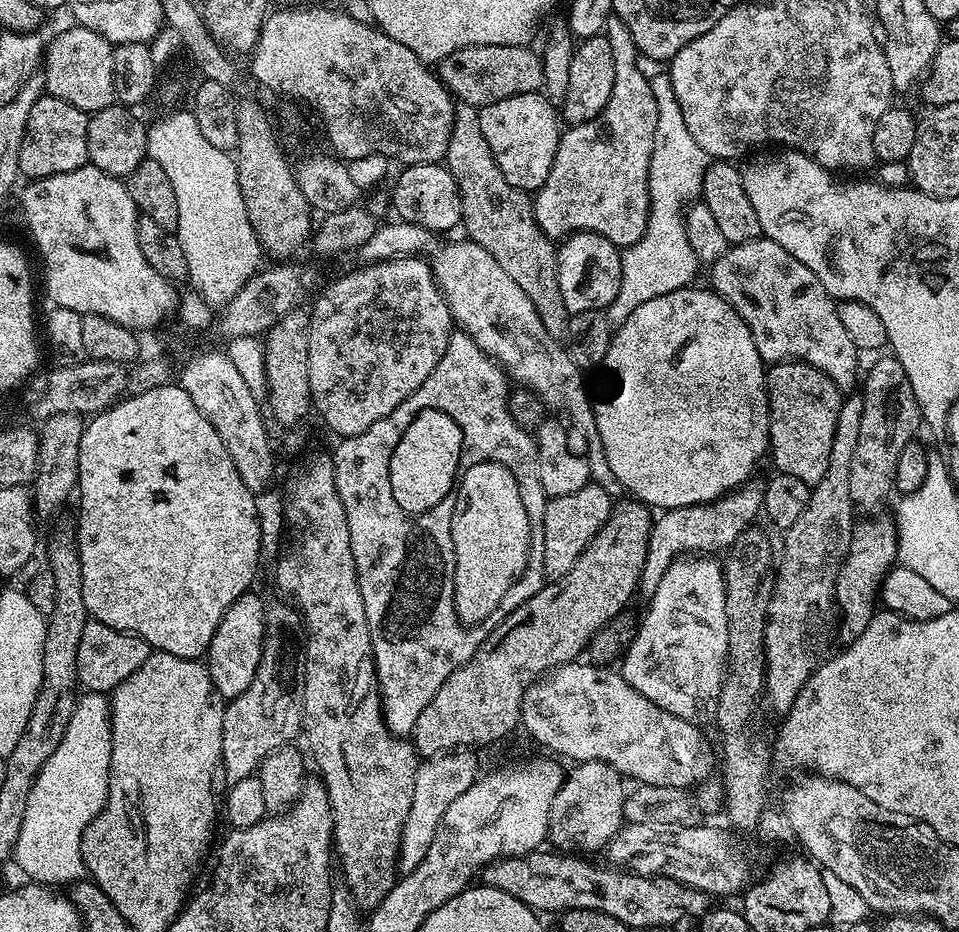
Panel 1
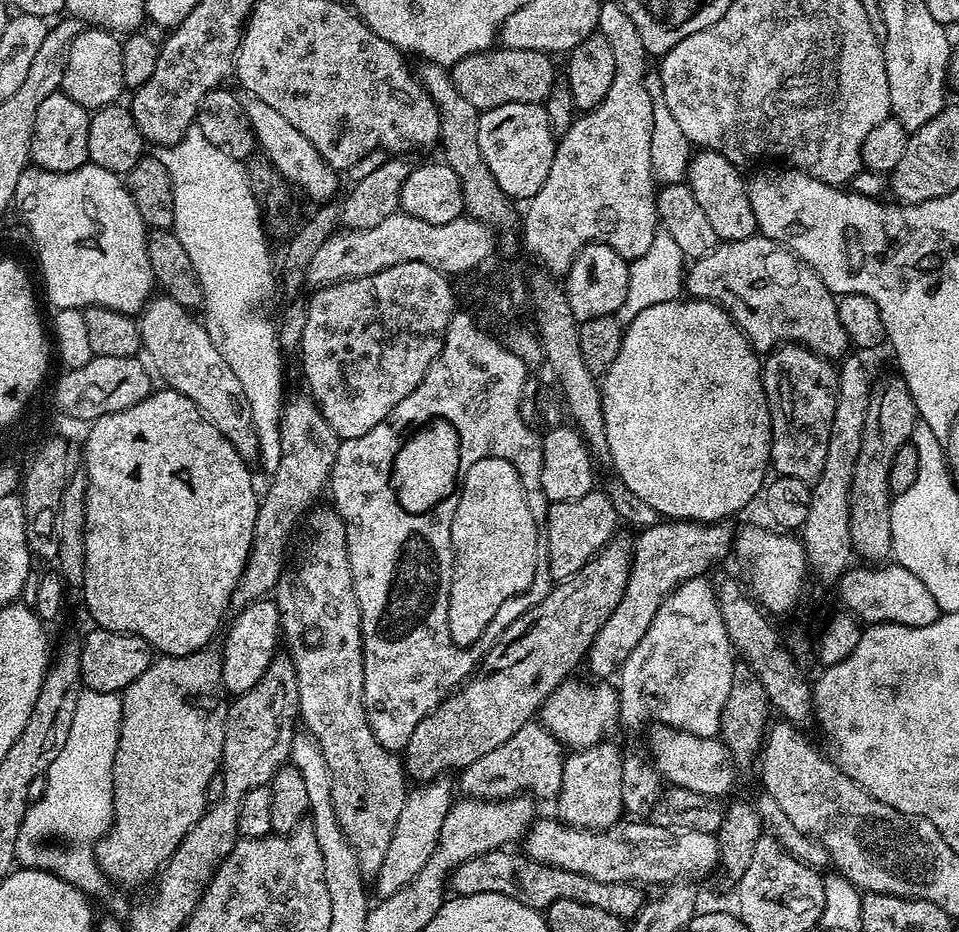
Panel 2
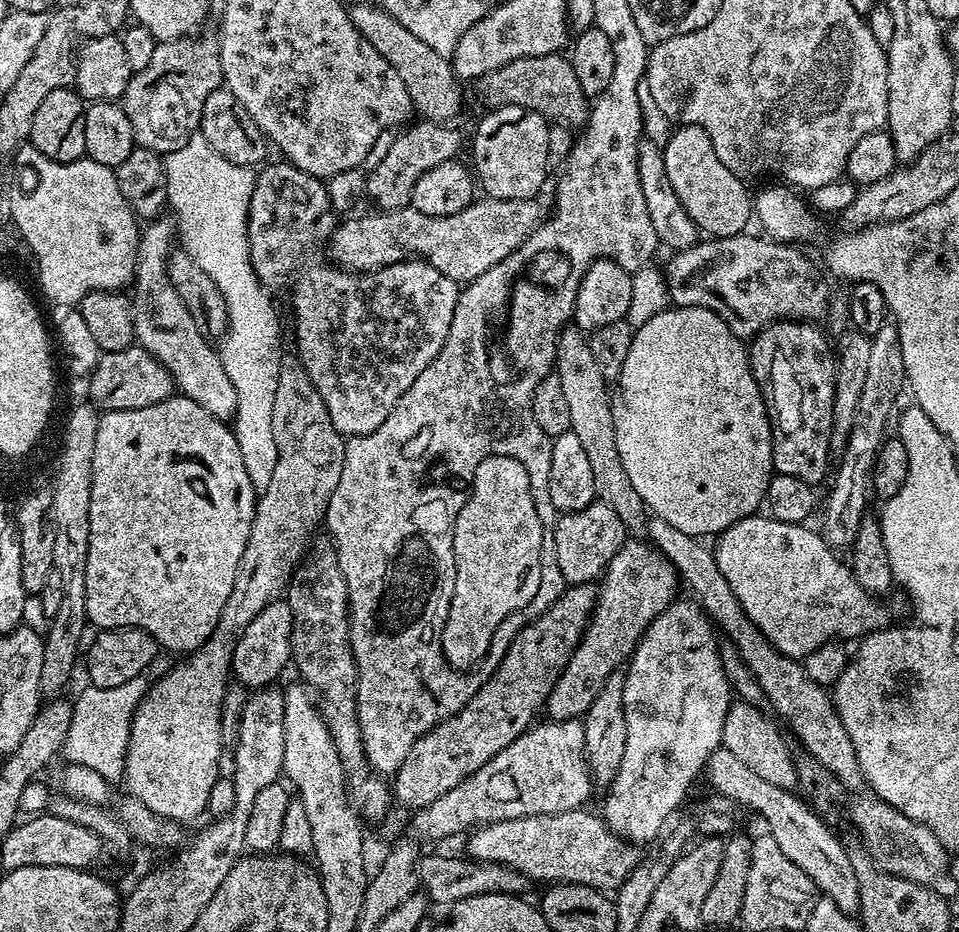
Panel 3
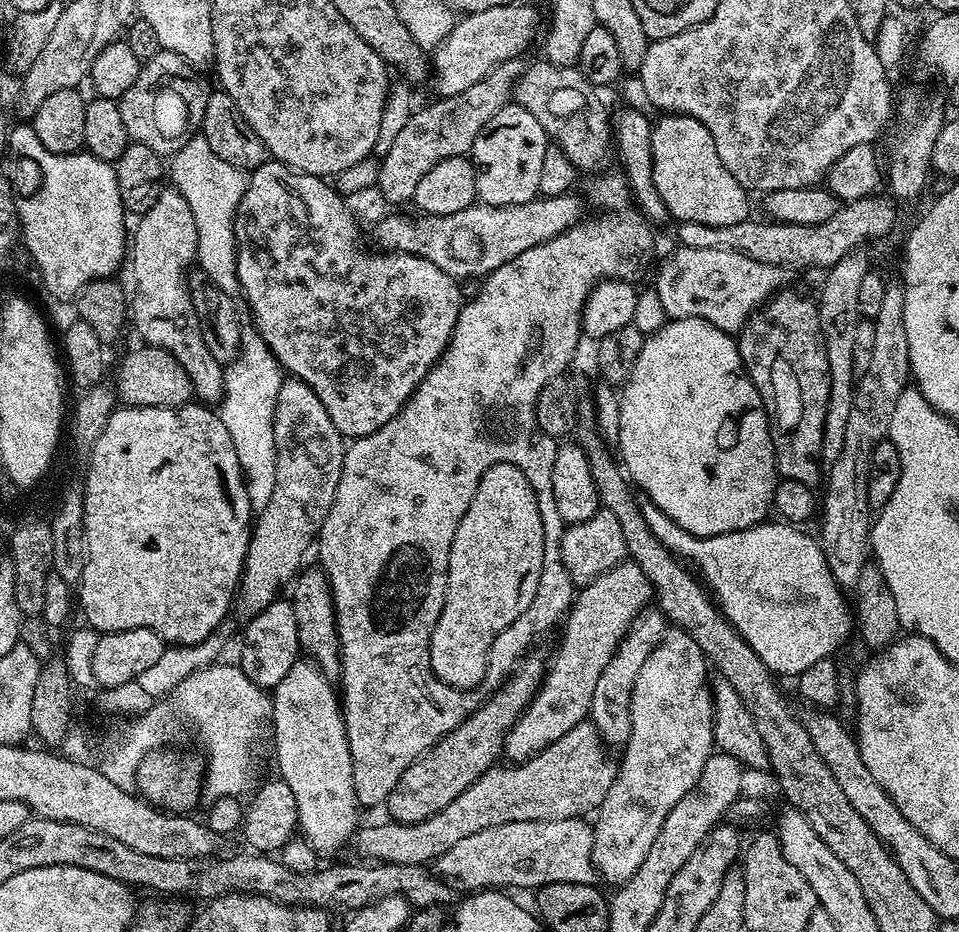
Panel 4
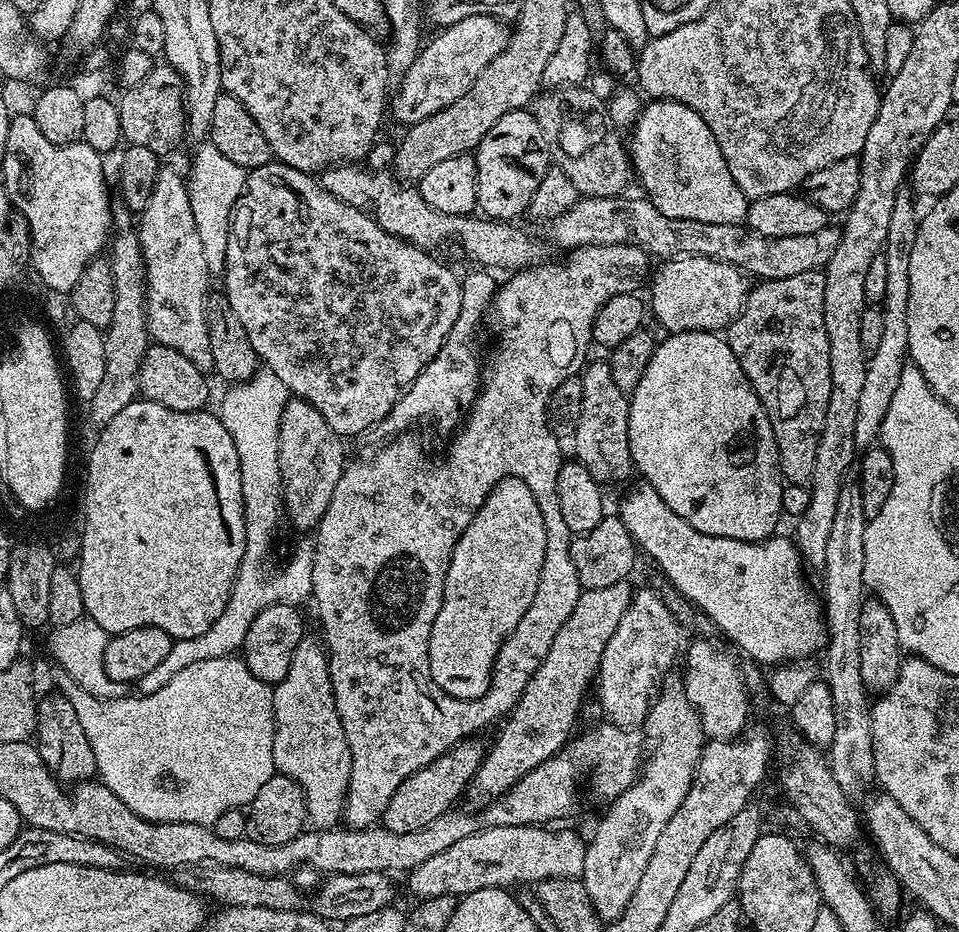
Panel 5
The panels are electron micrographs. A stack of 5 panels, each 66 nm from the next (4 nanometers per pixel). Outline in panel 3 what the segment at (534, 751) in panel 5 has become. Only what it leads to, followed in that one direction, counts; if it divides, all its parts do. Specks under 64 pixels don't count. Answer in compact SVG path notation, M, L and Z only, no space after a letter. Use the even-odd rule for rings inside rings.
M625 539L618 554L614 554L614 558L602 573L602 579L598 584L596 609L592 611L592 621L589 622L570 662L562 670L554 690L548 695L546 712L552 715L549 717L553 721L574 720L583 717L588 707L594 702L594 698L598 698L606 681L617 675L632 659L632 653L636 651L636 646L640 643L644 632L677 599L676 582L678 584L677 570L662 552L657 551L651 543L645 542L643 539Z

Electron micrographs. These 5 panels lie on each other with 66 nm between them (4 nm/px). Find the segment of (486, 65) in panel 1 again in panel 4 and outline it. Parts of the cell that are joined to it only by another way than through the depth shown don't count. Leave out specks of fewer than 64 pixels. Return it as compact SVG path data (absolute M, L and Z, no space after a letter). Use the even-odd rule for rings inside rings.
M537 59L537 64L529 63L520 79L516 81L514 89L515 103L522 105L538 122L542 122L542 130L547 134L549 141L562 146L566 158L570 158L572 165L578 170L596 168L608 156L608 151L614 148L614 126L608 122L608 108L600 101L597 89L587 80L579 67L563 68L557 64L550 64L547 60Z

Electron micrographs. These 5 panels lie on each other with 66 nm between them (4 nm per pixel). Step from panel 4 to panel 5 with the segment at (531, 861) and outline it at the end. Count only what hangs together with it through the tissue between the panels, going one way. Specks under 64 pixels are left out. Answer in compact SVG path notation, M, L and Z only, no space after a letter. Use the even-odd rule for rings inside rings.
M548 826L481 827L470 838L454 842L442 854L426 858L422 866L407 873L408 888L420 900L439 896L463 898L474 890L511 889L511 884L535 886L541 880L575 880L584 874L585 841L572 832L551 832Z

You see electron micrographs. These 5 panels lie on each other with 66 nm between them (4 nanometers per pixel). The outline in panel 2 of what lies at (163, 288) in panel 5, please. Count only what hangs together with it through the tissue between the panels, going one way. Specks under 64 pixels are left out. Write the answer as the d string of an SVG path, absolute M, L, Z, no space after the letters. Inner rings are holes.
M163 294L153 295L138 316L140 343L143 351L146 356L148 352L147 359L150 364L150 359L152 359L151 367L153 369L156 367L160 371L161 378L168 383L165 385L171 391L190 398L190 402L194 402L194 406L198 406L200 413L228 439L230 446L234 446L234 450L238 450L238 454L245 462L255 461L258 456L256 431L254 422L250 418L250 402L246 402L246 393L242 391L242 382L238 382L234 370L230 370L230 366L226 366L226 362L222 358L222 354L218 354L214 342L210 342L210 334L204 329L203 323L199 319L195 320L192 316L195 315L178 302L174 302L174 298Z

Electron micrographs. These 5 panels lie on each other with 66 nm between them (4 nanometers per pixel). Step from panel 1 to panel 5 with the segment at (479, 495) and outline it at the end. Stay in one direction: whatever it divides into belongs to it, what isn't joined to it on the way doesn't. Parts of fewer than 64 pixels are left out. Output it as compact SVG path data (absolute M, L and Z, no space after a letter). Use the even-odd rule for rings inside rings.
M518 478L500 480L480 509L473 512L470 526L454 546L442 606L430 630L430 674L446 694L459 700L486 694L498 650L534 602L545 558L546 526L536 495Z

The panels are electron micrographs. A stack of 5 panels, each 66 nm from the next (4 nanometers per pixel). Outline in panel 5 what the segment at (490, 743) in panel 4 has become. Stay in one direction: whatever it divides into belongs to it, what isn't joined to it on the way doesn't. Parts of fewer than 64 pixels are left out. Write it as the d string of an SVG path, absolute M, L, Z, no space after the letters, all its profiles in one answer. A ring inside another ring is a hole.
M469 738L458 742L446 754L435 759L430 766L418 770L410 778L406 778L401 786L395 790L390 803L380 819L381 827L392 833L414 833L415 830L424 829L446 812L453 811L456 799L463 792L469 791L470 785L476 778L476 771L484 761L486 744L480 738Z

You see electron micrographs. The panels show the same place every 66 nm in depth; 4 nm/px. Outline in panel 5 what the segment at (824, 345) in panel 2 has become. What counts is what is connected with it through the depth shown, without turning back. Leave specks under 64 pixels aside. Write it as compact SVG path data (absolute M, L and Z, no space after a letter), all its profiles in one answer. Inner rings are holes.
M673 256L661 264L664 265L650 276L650 312L656 315L665 333L719 333L735 320L748 300L749 277L732 264L705 256Z

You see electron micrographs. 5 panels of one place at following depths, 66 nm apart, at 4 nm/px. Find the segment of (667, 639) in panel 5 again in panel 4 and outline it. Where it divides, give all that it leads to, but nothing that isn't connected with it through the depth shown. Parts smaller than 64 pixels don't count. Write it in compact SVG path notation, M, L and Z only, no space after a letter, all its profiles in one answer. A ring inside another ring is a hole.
M656 610L645 611L632 623L632 629L624 635L619 650L610 660L610 666L606 666L606 670L602 670L602 678L598 678L598 686L594 686L594 702L592 703L590 722L598 730L605 745L627 745L632 729L631 710L634 684L638 682L638 672L642 670L642 666L646 666L646 658L659 646L665 631L665 617Z

